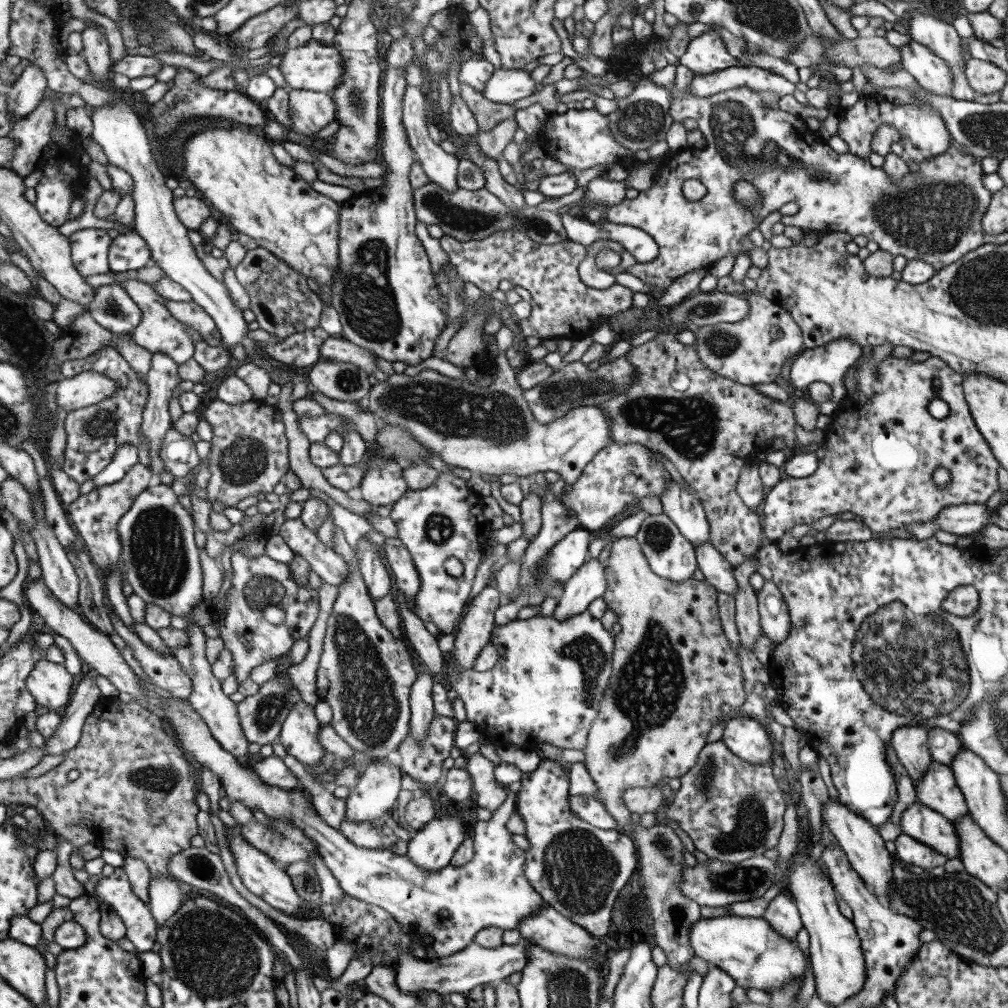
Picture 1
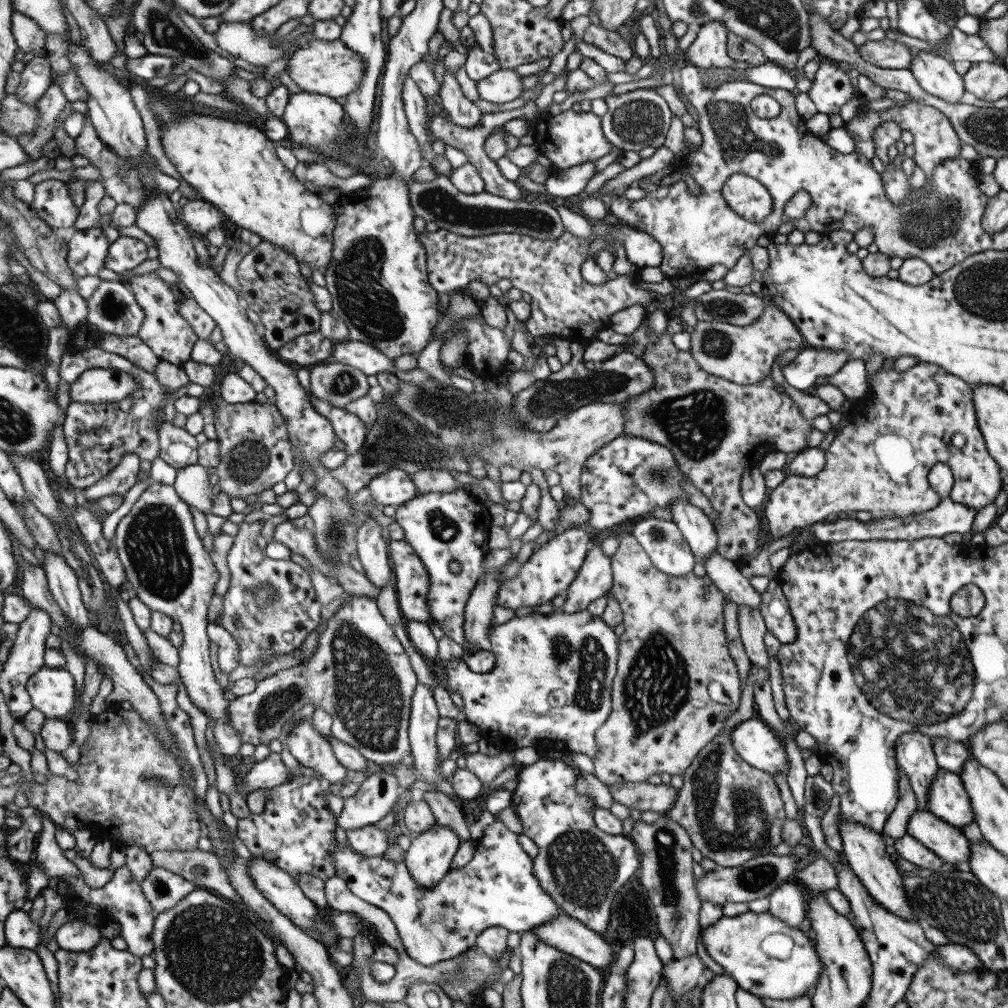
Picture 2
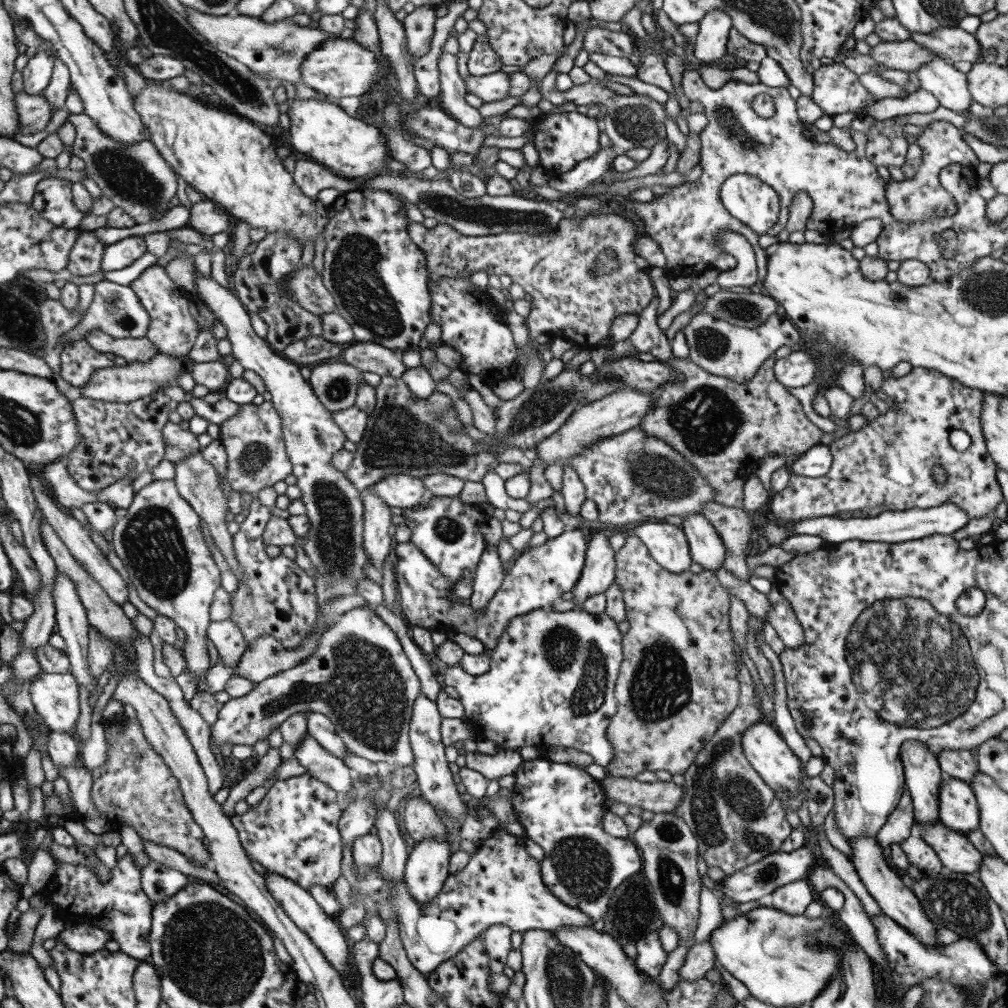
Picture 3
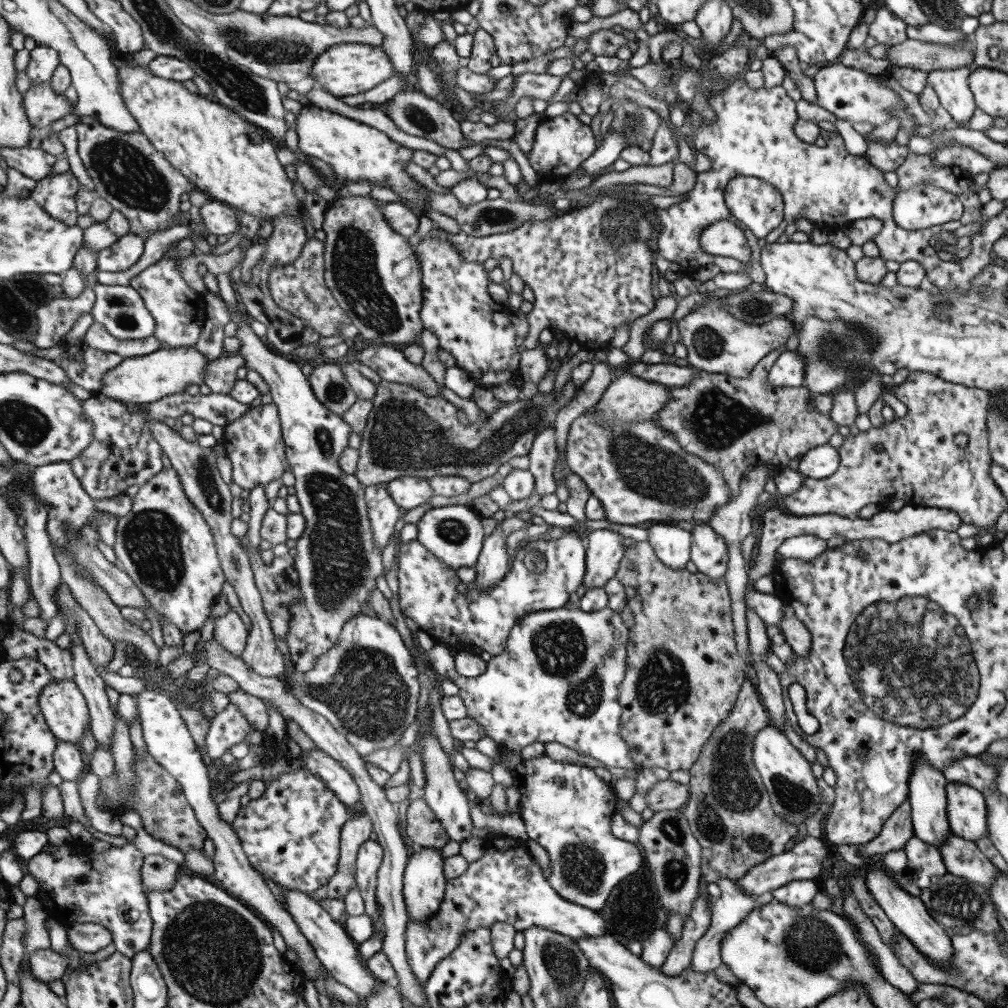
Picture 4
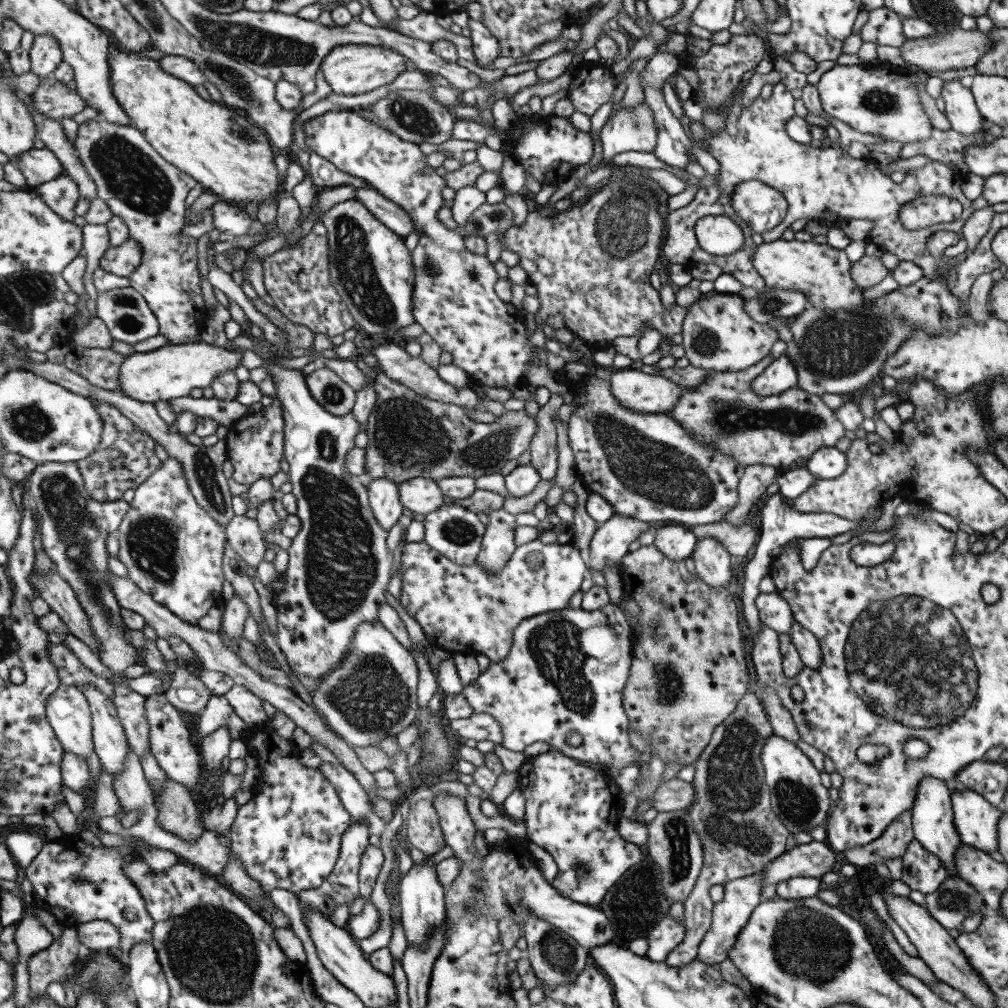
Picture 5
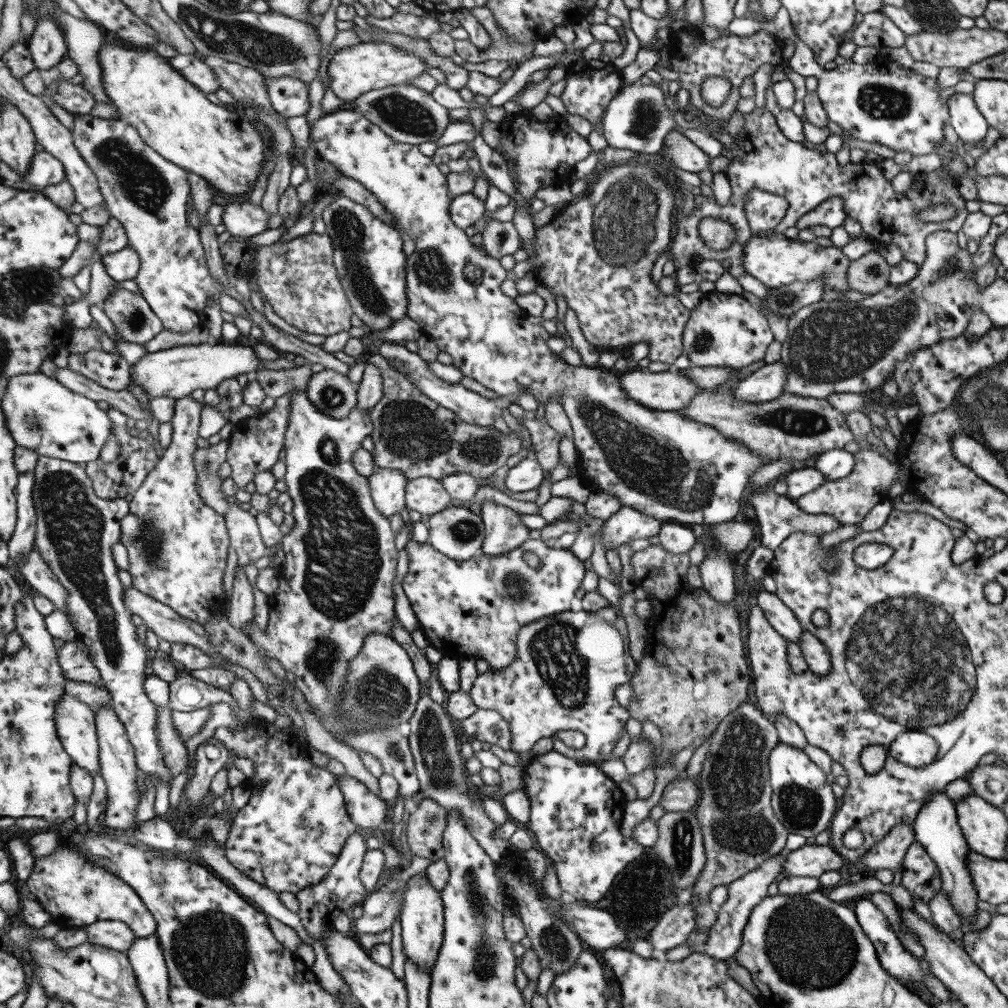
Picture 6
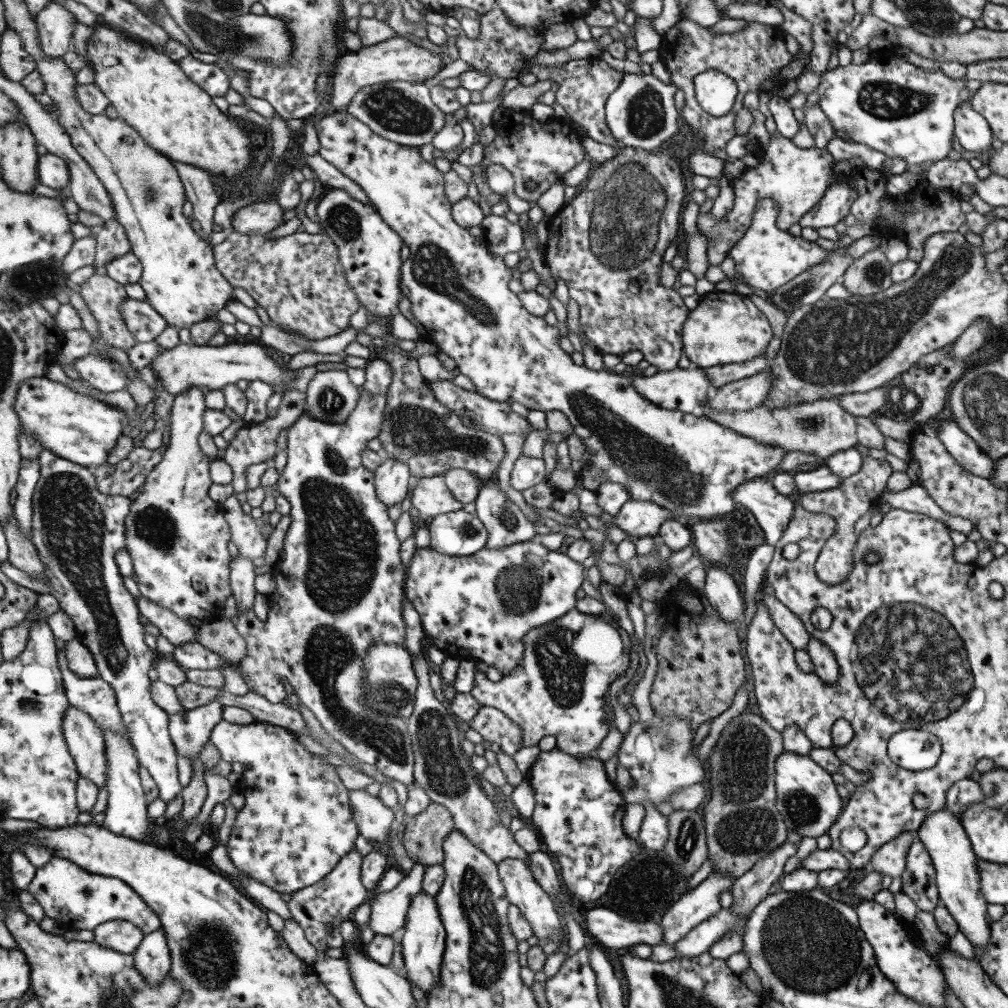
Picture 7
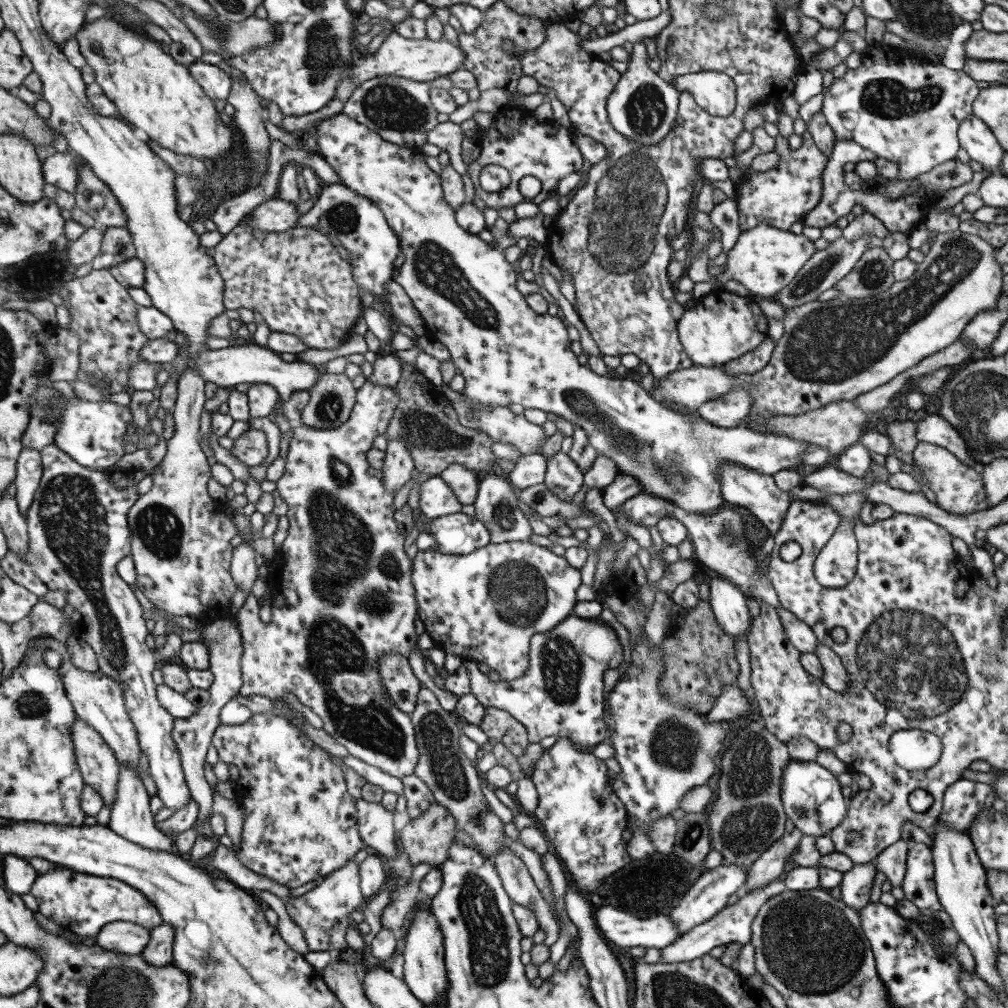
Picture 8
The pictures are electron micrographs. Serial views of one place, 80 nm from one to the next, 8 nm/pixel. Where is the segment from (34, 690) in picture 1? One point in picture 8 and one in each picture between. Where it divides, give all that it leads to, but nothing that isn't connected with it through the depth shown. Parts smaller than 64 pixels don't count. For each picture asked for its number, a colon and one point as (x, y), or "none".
2: (53, 691)
3: (56, 696)
4: (63, 703)
5: (69, 711)
6: (76, 721)
7: (86, 741)
8: (97, 760)

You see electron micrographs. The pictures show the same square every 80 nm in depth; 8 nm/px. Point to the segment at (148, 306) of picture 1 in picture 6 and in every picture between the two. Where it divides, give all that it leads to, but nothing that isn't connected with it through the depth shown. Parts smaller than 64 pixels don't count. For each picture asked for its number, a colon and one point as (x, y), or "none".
2: (166, 330)
3: (174, 329)
4: (179, 311)
5: (150, 194)
6: (146, 192)

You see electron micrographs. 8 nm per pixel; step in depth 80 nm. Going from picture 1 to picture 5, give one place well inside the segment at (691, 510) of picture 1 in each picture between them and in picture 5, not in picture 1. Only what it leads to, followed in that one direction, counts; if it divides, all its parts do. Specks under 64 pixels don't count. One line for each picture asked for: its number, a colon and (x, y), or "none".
2: (696, 529)
3: (705, 547)
4: (708, 553)
5: (711, 561)

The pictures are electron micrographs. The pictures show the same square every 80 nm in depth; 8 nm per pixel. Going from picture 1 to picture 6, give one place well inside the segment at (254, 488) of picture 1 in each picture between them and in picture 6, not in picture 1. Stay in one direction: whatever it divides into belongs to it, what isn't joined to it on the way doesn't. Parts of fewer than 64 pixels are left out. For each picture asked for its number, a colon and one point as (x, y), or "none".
2: (256, 452)
3: (258, 458)
4: (254, 443)
5: (256, 443)
6: (255, 444)

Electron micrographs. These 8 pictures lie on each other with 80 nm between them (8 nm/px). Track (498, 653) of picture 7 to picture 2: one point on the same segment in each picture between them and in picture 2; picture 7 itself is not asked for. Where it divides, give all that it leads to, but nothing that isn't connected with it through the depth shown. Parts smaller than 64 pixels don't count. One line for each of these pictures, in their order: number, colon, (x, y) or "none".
2: (547, 573)
3: (539, 576)
4: (543, 574)
5: (462, 609)
6: (465, 608)

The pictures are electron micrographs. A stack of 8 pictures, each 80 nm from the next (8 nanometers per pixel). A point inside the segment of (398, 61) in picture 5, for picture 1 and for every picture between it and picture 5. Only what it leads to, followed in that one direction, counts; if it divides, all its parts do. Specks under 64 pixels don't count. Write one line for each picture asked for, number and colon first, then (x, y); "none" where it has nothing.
1: (314, 67)
2: (329, 68)
3: (339, 68)
4: (345, 69)

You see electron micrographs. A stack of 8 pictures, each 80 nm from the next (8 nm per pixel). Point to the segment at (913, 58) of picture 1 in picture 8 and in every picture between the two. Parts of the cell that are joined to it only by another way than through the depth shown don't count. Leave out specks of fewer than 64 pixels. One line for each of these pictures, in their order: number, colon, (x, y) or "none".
2: (935, 75)
3: (940, 78)
4: (950, 85)
5: (960, 110)
6: (966, 121)
7: (972, 132)
8: (974, 137)

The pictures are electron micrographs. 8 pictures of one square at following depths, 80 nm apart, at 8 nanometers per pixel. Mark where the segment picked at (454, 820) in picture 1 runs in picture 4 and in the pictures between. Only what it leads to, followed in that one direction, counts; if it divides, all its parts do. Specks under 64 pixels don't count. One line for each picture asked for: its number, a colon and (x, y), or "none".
2: (429, 855)
3: (426, 867)
4: (423, 880)

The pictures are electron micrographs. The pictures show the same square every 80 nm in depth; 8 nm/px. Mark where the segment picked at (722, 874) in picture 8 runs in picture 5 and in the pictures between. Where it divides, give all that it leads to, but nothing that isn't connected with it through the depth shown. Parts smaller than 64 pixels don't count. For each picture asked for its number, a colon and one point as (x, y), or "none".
5: (667, 933)
6: (673, 927)
7: (698, 904)

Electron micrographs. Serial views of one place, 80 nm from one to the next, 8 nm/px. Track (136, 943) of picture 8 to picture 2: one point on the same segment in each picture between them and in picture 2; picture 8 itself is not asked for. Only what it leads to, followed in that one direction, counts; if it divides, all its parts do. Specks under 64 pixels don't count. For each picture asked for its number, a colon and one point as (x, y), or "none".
2: (78, 936)
3: (85, 938)
4: (87, 938)
5: (98, 935)
6: (113, 934)
7: (124, 936)

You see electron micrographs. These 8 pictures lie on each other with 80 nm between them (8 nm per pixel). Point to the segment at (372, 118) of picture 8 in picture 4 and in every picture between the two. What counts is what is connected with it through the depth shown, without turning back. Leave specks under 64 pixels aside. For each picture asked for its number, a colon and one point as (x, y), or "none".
4: (412, 112)
5: (412, 115)
6: (406, 113)
7: (402, 112)

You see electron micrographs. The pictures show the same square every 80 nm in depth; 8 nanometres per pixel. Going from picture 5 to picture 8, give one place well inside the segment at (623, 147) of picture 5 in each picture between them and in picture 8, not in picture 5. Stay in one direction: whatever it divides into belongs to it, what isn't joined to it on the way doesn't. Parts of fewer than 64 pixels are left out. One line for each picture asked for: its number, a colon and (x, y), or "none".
6: (637, 118)
7: (641, 112)
8: (642, 107)

